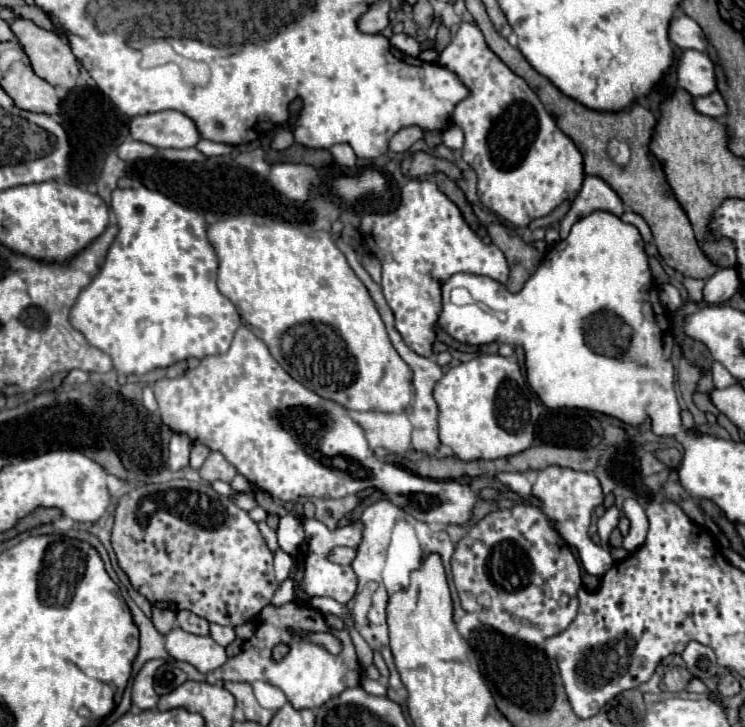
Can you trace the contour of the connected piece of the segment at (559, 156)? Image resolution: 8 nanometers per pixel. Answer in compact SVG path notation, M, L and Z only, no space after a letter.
M460 22L460 28L452 42L440 56L440 64L458 76L468 88L468 96L456 104L450 114L450 122L464 132L462 158L470 164L478 176L478 198L486 208L512 222L514 226L528 226L534 218L550 214L564 200L574 200L582 188L584 164L582 154L574 142L556 126L554 118L546 112L534 90L516 76L502 60L490 52L482 32L476 24Z

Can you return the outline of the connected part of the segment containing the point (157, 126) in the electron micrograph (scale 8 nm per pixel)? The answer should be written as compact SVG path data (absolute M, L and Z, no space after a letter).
M166 110L132 118L130 138L156 148L192 148L200 142L200 132L192 118Z

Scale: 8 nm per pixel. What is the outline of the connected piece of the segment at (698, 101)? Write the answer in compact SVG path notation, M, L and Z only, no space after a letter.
M712 92L708 96L692 98L692 104L700 114L706 114L712 118L722 118L726 114L726 104L724 104L720 92Z

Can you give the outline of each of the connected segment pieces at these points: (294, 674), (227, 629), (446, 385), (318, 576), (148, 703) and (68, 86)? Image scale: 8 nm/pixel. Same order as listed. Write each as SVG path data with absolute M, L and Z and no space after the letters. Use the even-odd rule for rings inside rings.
M288 602L280 608L270 608L270 614L266 620L258 626L256 634L244 642L242 654L230 658L222 668L214 672L218 680L232 680L232 682L268 682L272 686L278 686L288 702L296 710L304 708L320 708L326 700L338 696L338 692L360 686L360 664L354 652L354 644L350 640L348 630L332 630L324 616L314 610L314 608L304 608L294 602ZM308 632L330 632L342 642L342 652L340 654L330 654L324 646L308 642L306 634ZM276 644L288 644L290 652L284 660L274 662L272 660L272 648Z
M210 624L210 636L224 648L236 638L232 626L220 626L220 624Z
M484 354L450 368L434 384L434 400L438 404L440 442L462 460L492 460L526 450L542 410L542 402L528 386L520 364L500 354Z
M304 518L304 542L300 544L300 552L304 554L304 578L302 578L302 590L308 596L330 596L340 604L348 604L358 588L358 578L352 566L340 566L330 562L330 552L338 546L350 546L358 548L362 542L362 522L354 522L348 526L340 526L330 530L326 524L322 524L316 518Z
M150 660L144 664L144 668L138 672L132 684L132 702L140 710L156 710L158 694L154 692L154 672L158 666L162 666L164 660Z
M16 18L10 24L10 28L16 34L16 38L20 40L24 52L28 54L34 72L42 80L46 80L52 86L60 86L66 92L72 92L76 88L76 80L78 80L78 74L80 74L80 64L78 64L78 58L72 54L68 42L64 38L60 38L56 32L50 32L50 30L38 28L36 24L30 24L30 20L18 20Z

